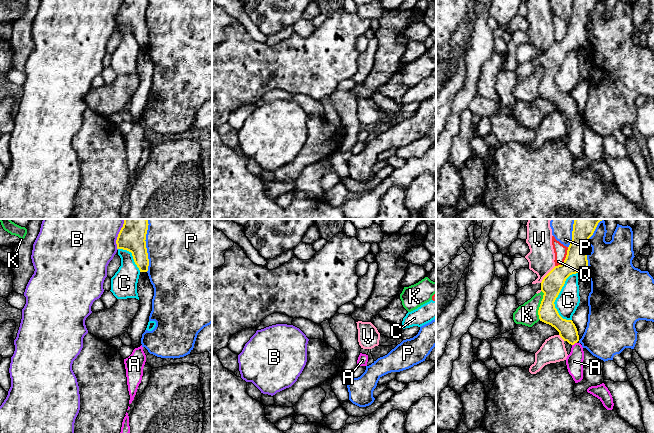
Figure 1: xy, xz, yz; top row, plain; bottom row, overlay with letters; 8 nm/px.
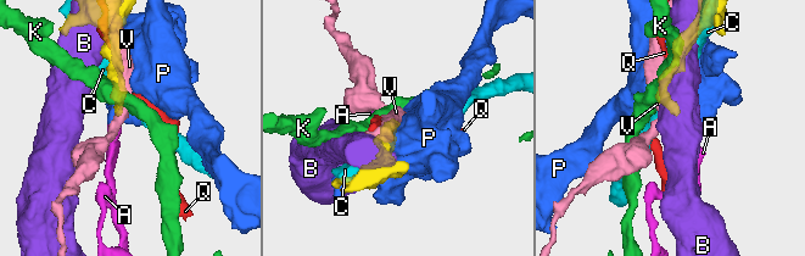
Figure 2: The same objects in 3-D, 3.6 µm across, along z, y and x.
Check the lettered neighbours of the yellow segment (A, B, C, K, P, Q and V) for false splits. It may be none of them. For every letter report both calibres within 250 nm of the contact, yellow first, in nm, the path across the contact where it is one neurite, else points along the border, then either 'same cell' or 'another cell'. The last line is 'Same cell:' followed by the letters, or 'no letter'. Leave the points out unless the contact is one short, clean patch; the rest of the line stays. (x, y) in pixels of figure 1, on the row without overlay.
A: 150/140 nm | across yz (567, 106), (574, 119), (574, 137) | same cell
B: 220/400 nm | another cell
C: 170/180 nm | another cell
K: 170/180 nm | along yz (541, 66), (543, 71), (538, 86), (539, 95) | another cell
P: 220/460 nm | another cell
Q: 180/100 nm | along yz (568, 23), (565, 35), (555, 42) | another cell
V: 180/220 nm | another cell
Same cell: A

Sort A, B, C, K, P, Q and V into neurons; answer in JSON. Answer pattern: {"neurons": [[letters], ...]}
{"neurons": [["A"], ["B"], ["C"], ["K"], ["P"], ["Q"], ["V"]]}

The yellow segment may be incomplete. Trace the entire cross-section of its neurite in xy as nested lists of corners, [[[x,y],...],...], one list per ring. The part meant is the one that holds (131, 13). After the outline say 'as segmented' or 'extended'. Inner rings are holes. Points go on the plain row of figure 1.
[[[123,0],[116,20],[117,25],[132,29],[133,35],[140,48],[147,48],[149,42],[146,24],[146,10],[149,0]]] | as segmented

